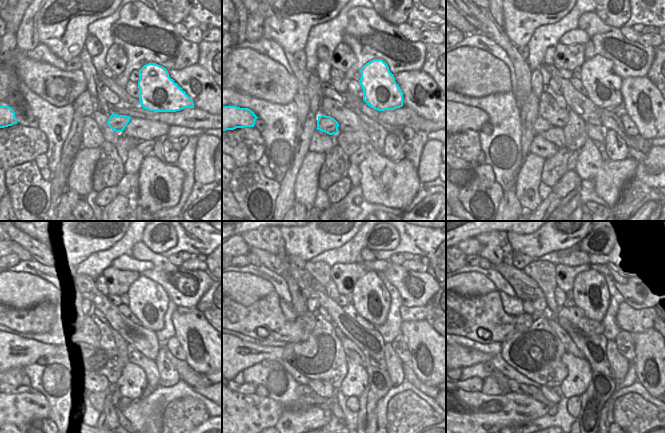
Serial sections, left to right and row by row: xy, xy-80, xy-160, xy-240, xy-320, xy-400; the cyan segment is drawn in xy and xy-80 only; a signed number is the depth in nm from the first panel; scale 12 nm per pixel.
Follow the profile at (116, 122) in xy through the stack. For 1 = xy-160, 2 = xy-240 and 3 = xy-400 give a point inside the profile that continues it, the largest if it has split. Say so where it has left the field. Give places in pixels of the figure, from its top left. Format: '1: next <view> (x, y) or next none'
1: next xy-160 (540, 125)
2: next xy-240 (18, 352)
3: next xy-400 (466, 357)

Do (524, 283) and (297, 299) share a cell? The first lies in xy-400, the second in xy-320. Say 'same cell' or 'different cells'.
different cells

